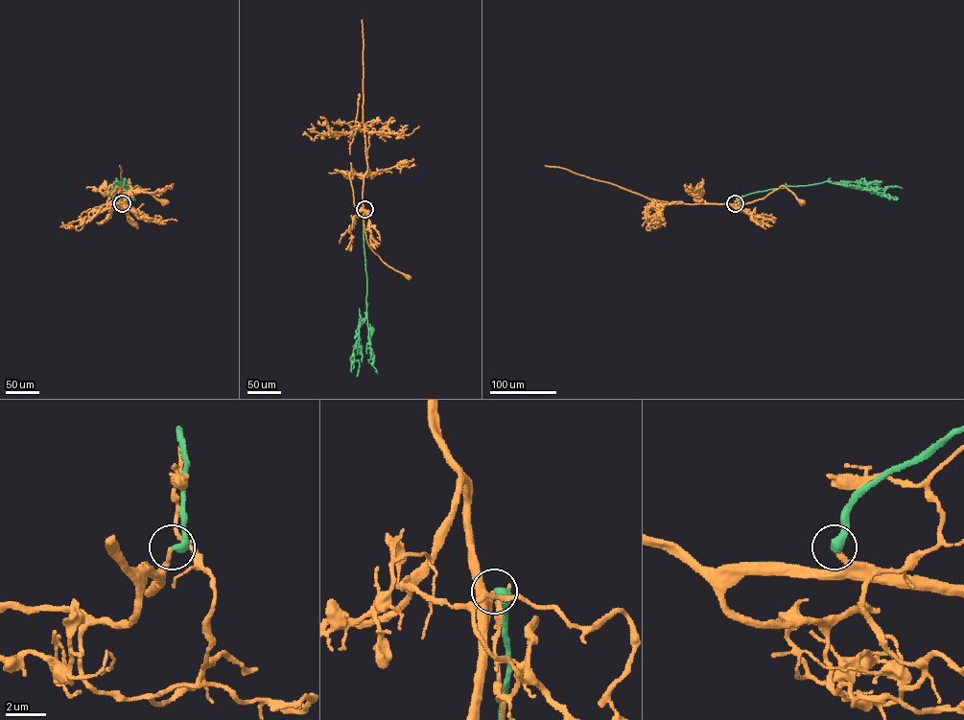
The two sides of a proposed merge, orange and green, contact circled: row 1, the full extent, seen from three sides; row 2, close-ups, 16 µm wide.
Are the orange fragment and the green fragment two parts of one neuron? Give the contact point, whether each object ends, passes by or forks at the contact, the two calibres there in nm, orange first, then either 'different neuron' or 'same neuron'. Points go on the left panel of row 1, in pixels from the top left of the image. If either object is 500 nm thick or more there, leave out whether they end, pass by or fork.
(122, 203) | orange ends | green ends | 200/460 nm | same neuron

